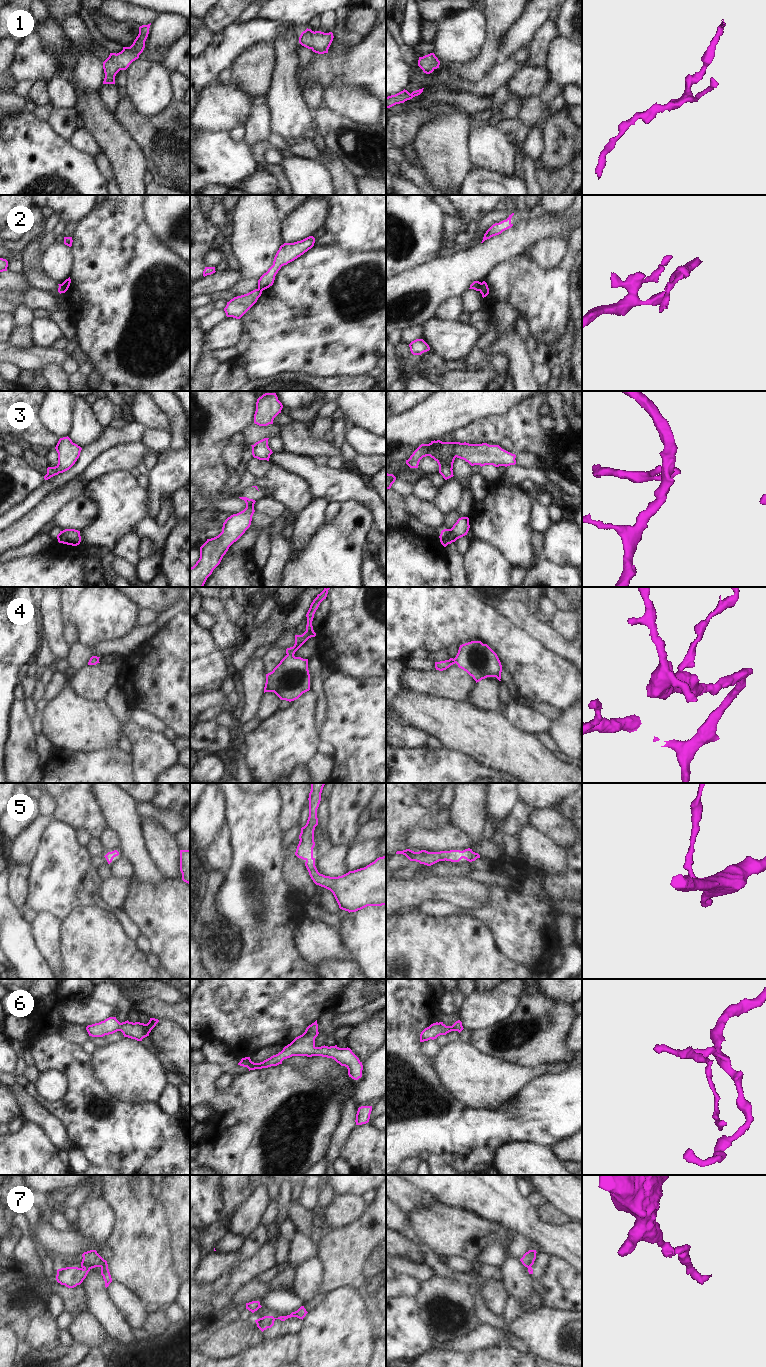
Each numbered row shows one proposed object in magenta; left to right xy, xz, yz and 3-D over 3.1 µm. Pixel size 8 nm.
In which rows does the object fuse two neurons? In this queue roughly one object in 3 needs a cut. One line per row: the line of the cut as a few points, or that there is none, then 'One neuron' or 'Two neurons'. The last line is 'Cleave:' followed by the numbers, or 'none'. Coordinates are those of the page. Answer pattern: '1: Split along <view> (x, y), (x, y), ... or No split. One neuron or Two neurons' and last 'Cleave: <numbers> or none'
1: No split. One neuron
2: Split along yz (482, 283), (479, 290). Two neurons
3: No split. One neuron
4: No split. One neuron
5: No split. One neuron
6: No split. One neuron
7: Split along xy (84, 1267), (90, 1268). Two neurons
Cleave: 2, 7.

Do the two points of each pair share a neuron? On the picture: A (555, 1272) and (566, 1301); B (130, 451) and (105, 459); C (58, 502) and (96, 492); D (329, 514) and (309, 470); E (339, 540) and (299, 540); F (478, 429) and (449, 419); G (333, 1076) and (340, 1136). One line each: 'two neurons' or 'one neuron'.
A: one neuron
B: one neuron
C: two neurons
D: two neurons
E: two neurons
F: two neurons
G: one neuron

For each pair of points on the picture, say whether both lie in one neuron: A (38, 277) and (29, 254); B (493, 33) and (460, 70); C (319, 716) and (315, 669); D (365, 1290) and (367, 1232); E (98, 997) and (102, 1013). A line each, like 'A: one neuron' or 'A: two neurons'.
A: one neuron
B: one neuron
C: one neuron
D: one neuron
E: two neurons

